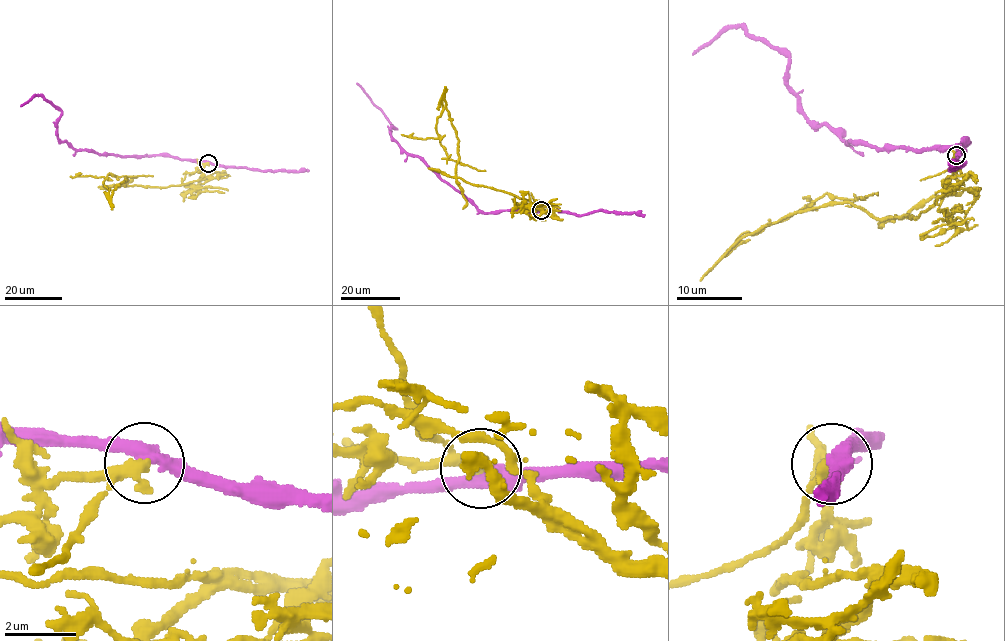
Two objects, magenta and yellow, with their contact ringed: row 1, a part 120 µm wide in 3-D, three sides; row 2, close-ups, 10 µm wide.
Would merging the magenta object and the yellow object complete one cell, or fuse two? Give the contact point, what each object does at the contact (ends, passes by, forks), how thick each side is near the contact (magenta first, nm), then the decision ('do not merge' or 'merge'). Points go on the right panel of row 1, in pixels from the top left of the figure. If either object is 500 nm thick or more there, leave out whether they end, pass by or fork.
at (956, 155); magenta passes by; yellow passes by; 400 nm thick on the magenta side, 280 nm on the other; do not merge

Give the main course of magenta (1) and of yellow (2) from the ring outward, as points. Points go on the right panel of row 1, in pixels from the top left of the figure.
1: (957, 156), (968, 143), (876, 150), (815, 125), (788, 85), (788, 59), (740, 26), (726, 27), (693, 54)
2: (957, 156), (954, 190), (918, 217), (794, 211), (727, 251), (829, 194), (877, 193)

